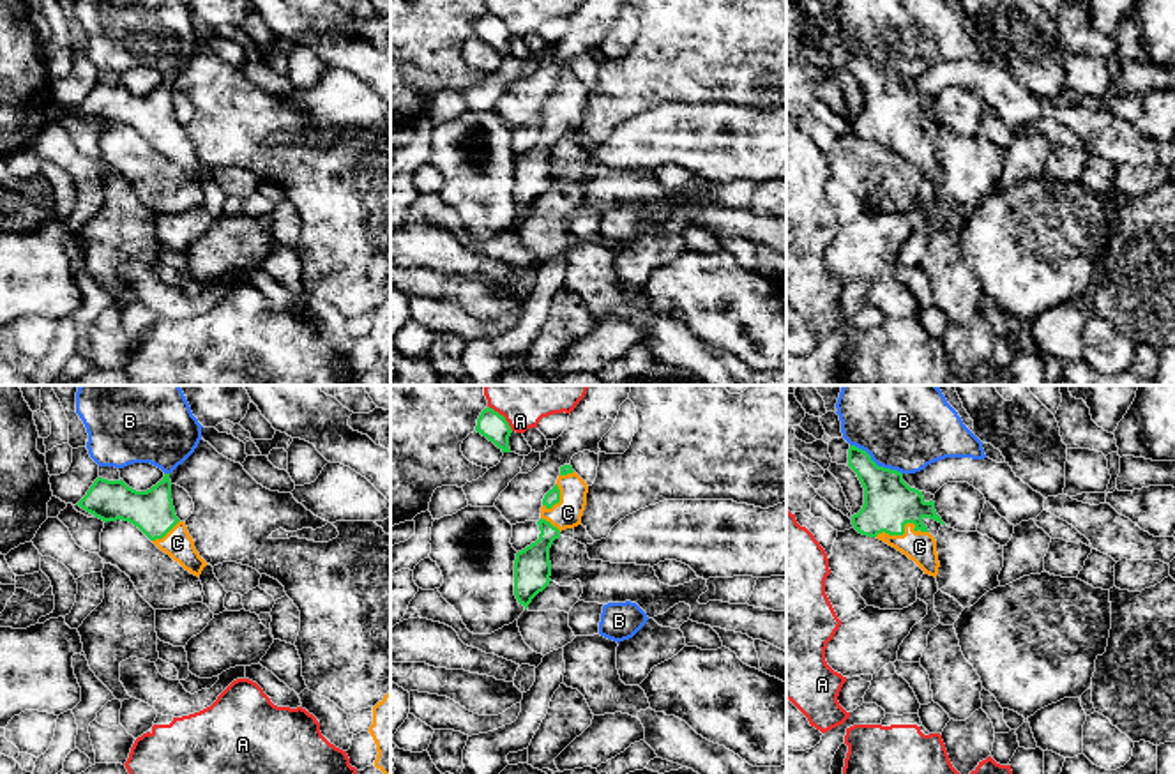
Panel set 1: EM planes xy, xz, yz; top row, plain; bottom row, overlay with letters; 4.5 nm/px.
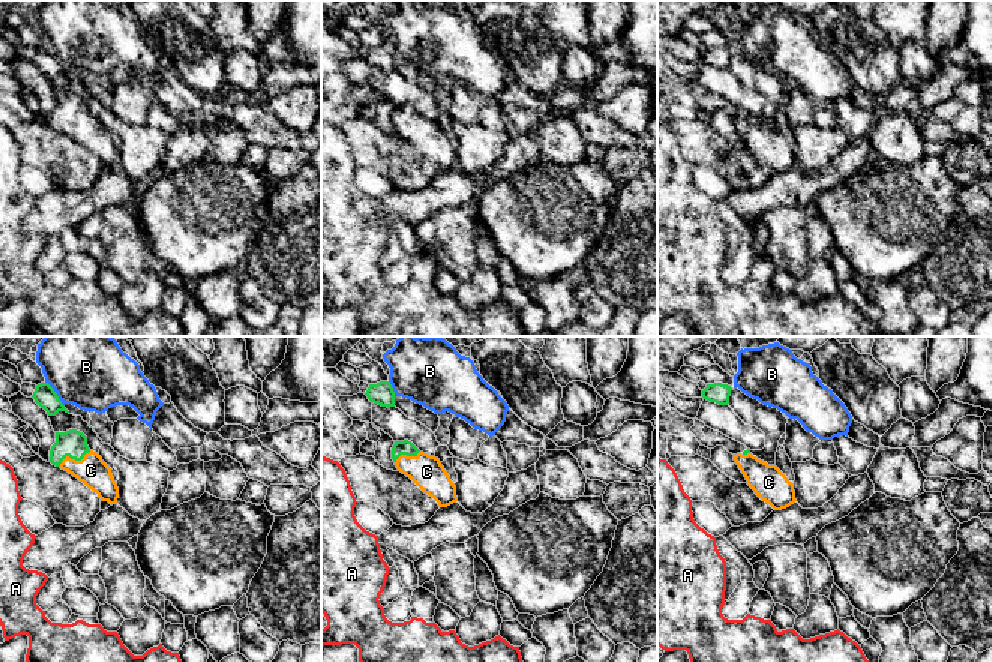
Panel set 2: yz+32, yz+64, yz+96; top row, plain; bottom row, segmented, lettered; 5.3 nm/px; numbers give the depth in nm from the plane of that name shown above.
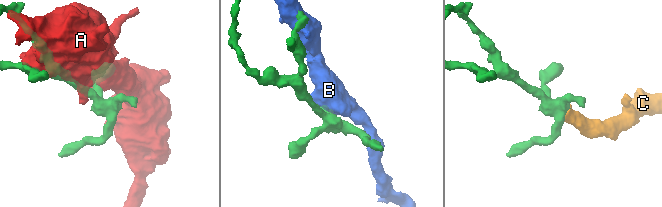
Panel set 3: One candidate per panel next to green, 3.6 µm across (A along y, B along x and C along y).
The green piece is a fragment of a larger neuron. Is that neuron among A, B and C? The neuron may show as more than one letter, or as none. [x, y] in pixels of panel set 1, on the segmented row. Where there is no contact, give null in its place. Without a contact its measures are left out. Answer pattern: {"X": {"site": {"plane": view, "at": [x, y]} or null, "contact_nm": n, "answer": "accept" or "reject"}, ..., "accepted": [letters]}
{"A": {"site": {"plane": "xz", "at": [502, 416]}, "contact_nm": 170, "answer": "reject"}, "B": {"site": {"plane": "yz", "at": [875, 463]}, "contact_nm": 280, "answer": "reject"}, "C": {"site": {"plane": "yz", "at": [903, 532]}, "contact_nm": 240, "answer": "accept"}, "accepted": ["C"]}

